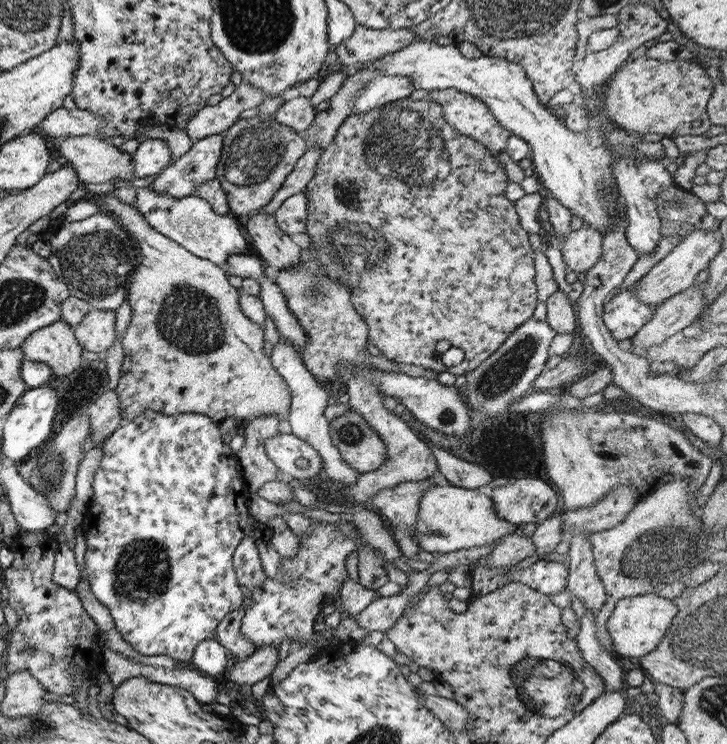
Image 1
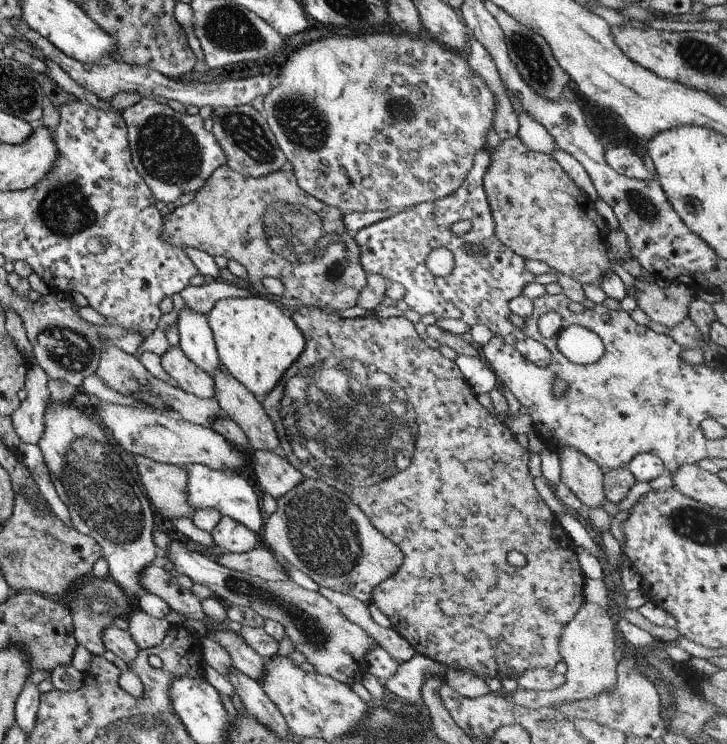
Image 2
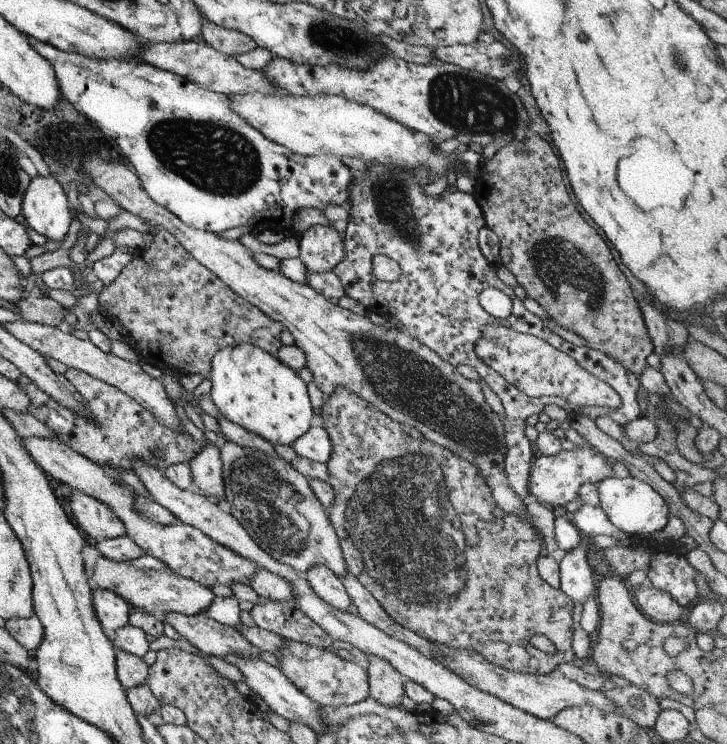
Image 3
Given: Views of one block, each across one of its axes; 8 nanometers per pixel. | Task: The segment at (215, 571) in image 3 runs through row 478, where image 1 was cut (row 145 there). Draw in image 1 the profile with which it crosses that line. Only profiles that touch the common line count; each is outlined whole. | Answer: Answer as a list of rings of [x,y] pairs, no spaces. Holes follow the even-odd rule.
[[[88,135],[65,137],[65,139],[53,139],[46,137],[47,144],[50,144],[66,160],[66,164],[71,165],[77,173],[78,180],[85,184],[103,184],[112,180],[123,180],[120,187],[110,191],[121,203],[125,203],[135,209],[136,187],[131,186],[132,162],[130,154],[123,153],[108,141],[103,141],[96,136]]]

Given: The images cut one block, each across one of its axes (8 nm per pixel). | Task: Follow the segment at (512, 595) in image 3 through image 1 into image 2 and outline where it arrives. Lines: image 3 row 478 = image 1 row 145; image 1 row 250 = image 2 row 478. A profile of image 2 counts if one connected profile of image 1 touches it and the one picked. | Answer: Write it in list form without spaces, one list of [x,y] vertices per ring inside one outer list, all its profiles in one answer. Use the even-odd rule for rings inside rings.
[[[301,306],[300,308],[294,309],[290,319],[295,323],[295,326],[297,326],[299,332],[303,335],[303,340],[305,341],[303,352],[283,373],[279,383],[275,385],[266,395],[264,395],[265,397],[260,405],[267,413],[267,416],[271,419],[275,435],[277,436],[278,443],[282,448],[283,456],[286,461],[294,469],[299,471],[303,477],[309,479],[319,479],[328,486],[337,489],[337,491],[345,493],[365,513],[365,516],[370,520],[370,523],[383,536],[385,536],[385,538],[388,538],[393,544],[396,544],[402,552],[403,558],[399,568],[391,576],[388,576],[385,580],[379,582],[377,586],[374,586],[371,591],[370,600],[373,601],[373,604],[375,604],[375,606],[377,606],[377,608],[379,608],[379,610],[381,610],[381,612],[383,612],[383,614],[385,614],[385,616],[389,619],[390,628],[395,630],[399,636],[405,638],[415,653],[425,655],[433,662],[439,663],[443,669],[469,671],[476,676],[480,676],[482,678],[489,676],[489,678],[497,678],[499,681],[504,678],[516,679],[527,669],[534,669],[535,667],[552,671],[553,668],[555,668],[555,664],[562,660],[558,651],[558,640],[561,631],[571,620],[571,617],[577,612],[577,609],[581,606],[581,603],[585,602],[582,595],[585,577],[577,564],[575,548],[571,538],[567,535],[567,533],[565,533],[561,525],[559,525],[559,521],[557,521],[554,512],[549,510],[549,507],[545,505],[545,502],[541,499],[541,497],[539,497],[539,494],[533,487],[533,482],[531,481],[533,476],[531,476],[528,471],[528,462],[530,457],[528,450],[523,449],[521,445],[519,445],[519,442],[515,439],[515,435],[509,430],[509,428],[507,428],[499,419],[495,418],[495,416],[489,414],[487,409],[479,404],[479,402],[475,399],[476,394],[473,393],[471,387],[467,385],[467,381],[463,379],[463,375],[461,375],[455,361],[451,361],[443,357],[438,350],[431,349],[424,341],[419,339],[417,333],[415,333],[413,324],[407,321],[406,316],[381,318],[371,315],[367,317],[343,318],[337,315],[337,313],[333,313],[329,310],[324,311],[323,309],[318,309],[317,307]],[[511,550],[517,550],[517,552],[521,552],[521,554],[523,554],[523,558],[525,558],[525,566],[522,568],[513,568],[513,566],[509,566],[509,564],[507,564],[505,556],[507,556]]]

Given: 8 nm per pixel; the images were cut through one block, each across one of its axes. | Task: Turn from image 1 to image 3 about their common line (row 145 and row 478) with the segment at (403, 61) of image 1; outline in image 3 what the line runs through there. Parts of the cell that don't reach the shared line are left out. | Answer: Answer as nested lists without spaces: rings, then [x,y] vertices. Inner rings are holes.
[[[589,445],[576,446],[573,451],[562,449],[558,454],[547,457],[536,455],[529,466],[527,493],[533,496],[538,504],[551,510],[565,507],[567,503],[577,500],[579,489],[584,483],[596,486],[601,480],[613,476],[613,463]]]

